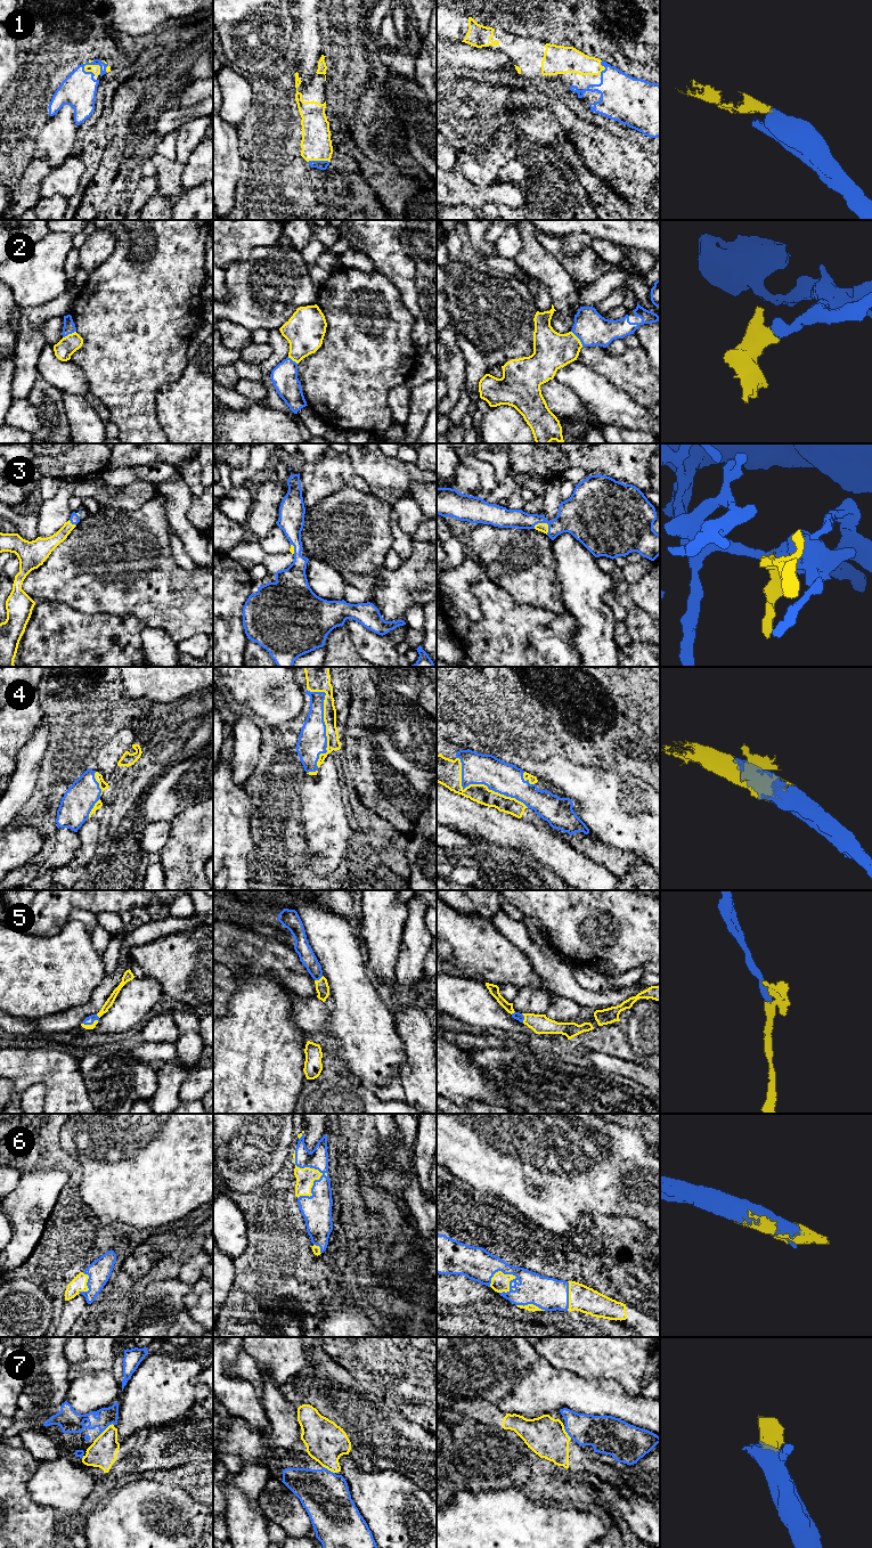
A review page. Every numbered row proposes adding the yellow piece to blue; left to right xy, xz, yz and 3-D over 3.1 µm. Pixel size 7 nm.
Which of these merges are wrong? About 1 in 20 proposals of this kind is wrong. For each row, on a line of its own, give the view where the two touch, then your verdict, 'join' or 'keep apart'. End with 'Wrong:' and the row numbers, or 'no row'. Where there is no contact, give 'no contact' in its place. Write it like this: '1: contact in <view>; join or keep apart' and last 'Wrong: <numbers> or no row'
1: contact in xy; join
2: contact in yz; join
3: contact in yz; join
4: contact in yz; join
5: contact in xy; join
6: contact in xz; join
7: contact in xy; keep apart
Wrong: 7

